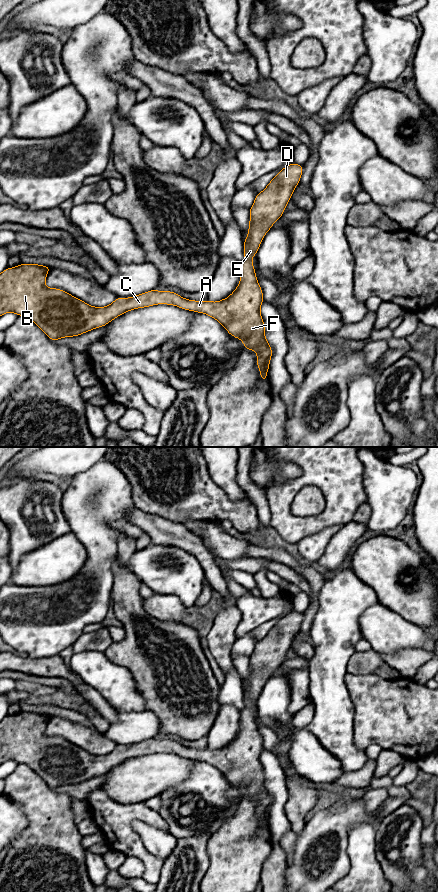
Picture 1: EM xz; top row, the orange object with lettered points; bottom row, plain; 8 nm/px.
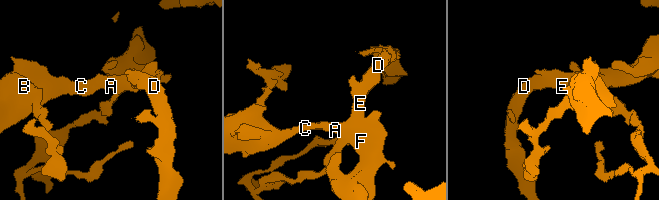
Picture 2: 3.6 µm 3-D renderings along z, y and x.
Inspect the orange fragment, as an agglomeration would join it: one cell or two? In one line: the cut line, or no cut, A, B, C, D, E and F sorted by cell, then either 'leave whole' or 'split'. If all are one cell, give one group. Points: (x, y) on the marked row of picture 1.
no cut; A B C D E F; leave whole

